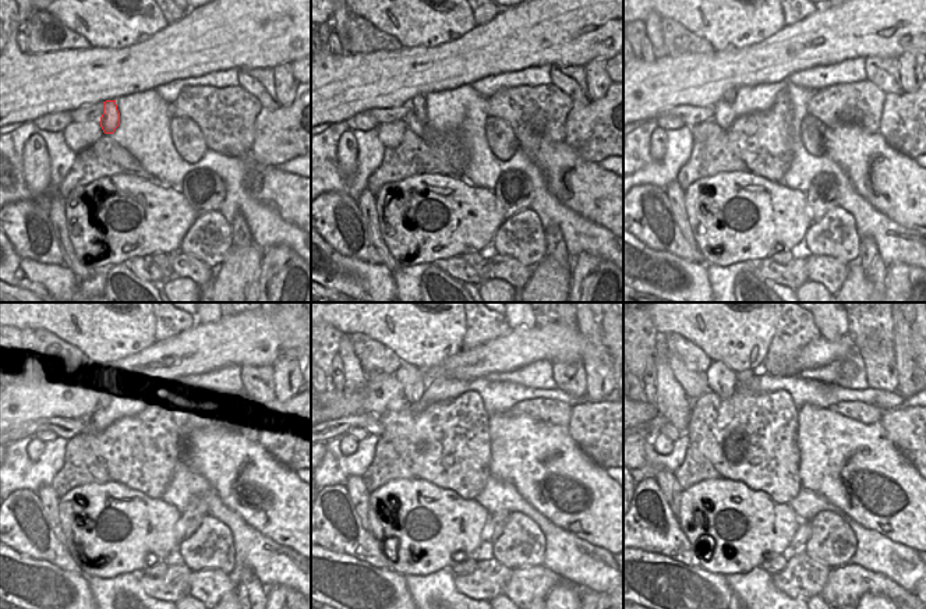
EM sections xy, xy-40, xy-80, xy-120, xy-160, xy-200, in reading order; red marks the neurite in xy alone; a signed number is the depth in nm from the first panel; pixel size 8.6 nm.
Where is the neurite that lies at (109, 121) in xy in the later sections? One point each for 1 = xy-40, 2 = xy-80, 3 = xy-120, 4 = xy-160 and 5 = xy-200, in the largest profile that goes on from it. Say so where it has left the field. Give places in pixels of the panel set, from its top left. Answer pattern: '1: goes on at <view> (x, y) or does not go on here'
1: goes on at xy-40 (419, 105)
2: goes on at xy-80 (730, 95)
3: goes on at xy-120 (103, 397)
4: goes on at xy-160 (412, 379)
5: goes on at xy-200 (721, 379)

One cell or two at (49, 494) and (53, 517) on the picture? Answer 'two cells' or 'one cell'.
one cell

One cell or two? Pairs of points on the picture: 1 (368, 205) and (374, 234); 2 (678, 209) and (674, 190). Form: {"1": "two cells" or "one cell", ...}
{"1": "one cell", "2": "one cell"}

